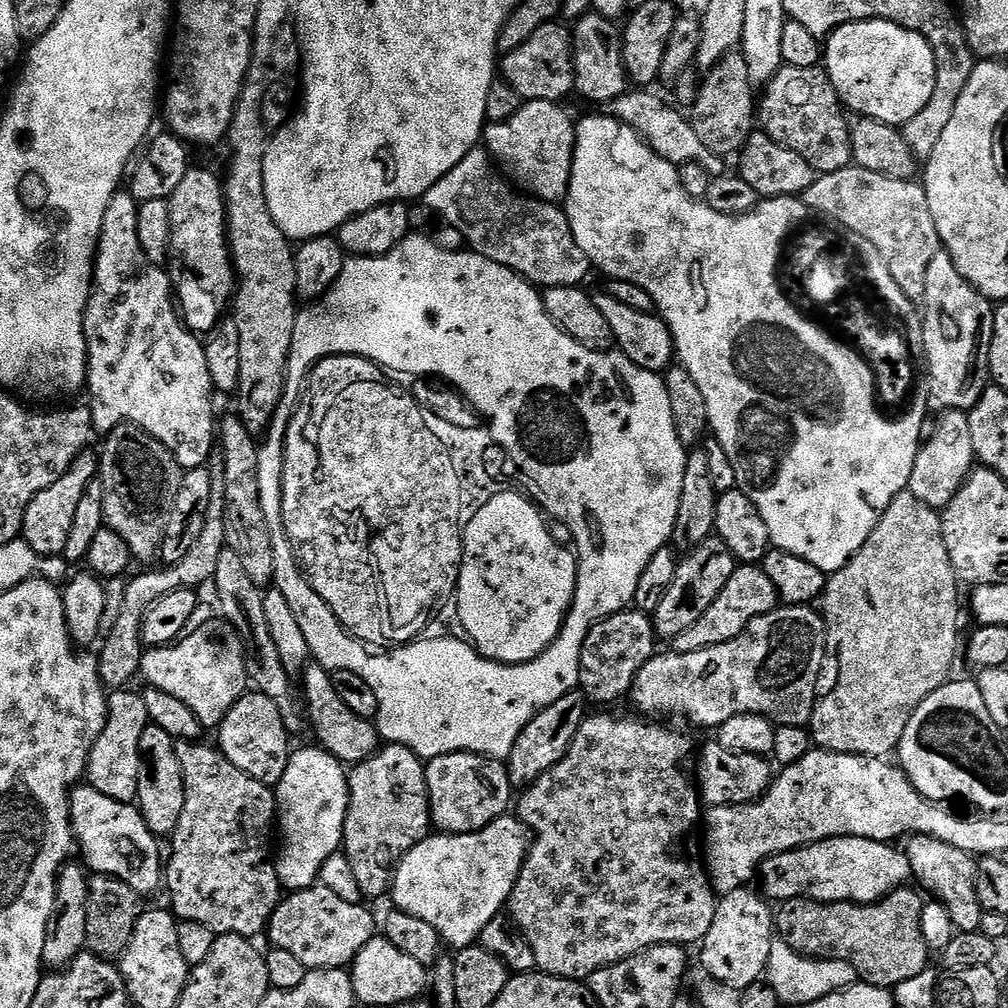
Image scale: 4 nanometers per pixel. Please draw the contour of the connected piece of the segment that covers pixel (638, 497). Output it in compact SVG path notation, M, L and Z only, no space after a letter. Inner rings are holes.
M409 234L401 244L394 246L394 250L390 250L385 256L358 256L345 259L342 270L336 276L336 281L329 286L328 291L319 300L309 303L297 311L292 331L292 345L288 355L288 375L284 377L284 397L280 399L280 404L273 412L271 420L268 421L268 426L264 429L262 439L258 444L258 498L262 502L262 514L266 514L266 526L270 530L270 542L274 546L272 584L282 594L282 598L286 598L290 611L294 614L294 619L297 620L298 626L302 626L302 634L306 638L306 646L311 659L322 665L327 672L350 670L354 674L366 678L366 686L370 686L370 690L374 690L374 698L378 698L378 710L374 717L374 723L381 739L389 744L406 746L414 755L419 756L425 762L455 752L472 752L476 756L487 756L490 760L507 761L510 750L514 750L514 742L518 738L518 734L522 734L522 730L526 730L529 722L542 710L546 710L546 706L550 706L550 702L558 702L558 698L579 689L582 642L586 642L586 634L590 634L590 630L599 620L605 620L606 617L615 612L625 611L635 601L638 578L642 578L642 570L646 570L650 558L654 558L654 554L658 554L658 550L671 541L674 518L678 518L678 502L682 498L682 477L686 475L689 449L685 448L683 442L678 438L678 430L674 430L674 414L670 411L670 398L666 395L663 375L650 370L642 370L642 366L634 366L634 362L630 362L630 358L626 358L624 353L619 350L604 351L608 350L597 350L595 347L580 343L572 336L567 336L550 318L550 314L546 314L543 295L514 270L510 270L498 262L490 262L490 258L480 256L471 250L447 252L437 248L436 243L427 235ZM350 352L369 352L370 360L384 360L392 368L404 367L429 374L442 374L448 380L449 385L459 385L462 394L472 396L473 405L480 404L484 407L485 414L492 416L492 429L495 437L500 442L506 442L511 456L516 456L516 461L531 474L532 480L542 482L546 486L548 504L552 504L552 511L558 513L559 516L564 516L564 521L568 527L568 536L570 540L573 540L571 543L574 545L576 553L576 593L572 599L572 607L568 610L568 616L564 619L564 625L560 628L560 633L538 658L525 664L500 664L497 660L487 660L485 656L481 656L464 638L457 643L453 643L451 638L434 638L433 640L416 638L411 642L404 643L402 643L401 638L390 638L385 641L369 640L365 644L364 641L356 639L340 625L334 610L330 610L330 606L322 600L307 580L283 526L284 442L288 424L296 405L300 402L302 389L305 387L309 372L320 360L324 360L328 356L348 355Z

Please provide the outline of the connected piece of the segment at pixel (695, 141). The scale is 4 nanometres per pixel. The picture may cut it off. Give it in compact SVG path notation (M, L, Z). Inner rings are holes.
M629 90L623 92L617 100L610 105L611 115L615 116L621 124L630 126L640 135L647 147L651 148L655 156L662 157L666 162L675 164L700 164L708 171L709 177L725 175L725 157L706 150L706 145L694 134L689 117L684 116L676 108L671 108L664 100L659 100L652 90Z

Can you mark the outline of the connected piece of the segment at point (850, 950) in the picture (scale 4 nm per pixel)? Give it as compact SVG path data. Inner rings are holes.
M908 886L895 888L888 896L883 896L873 904L820 904L816 900L786 900L775 909L774 932L786 946L790 946L790 950L798 954L818 960L850 962L863 983L895 990L902 982L918 978L918 974L929 971L930 968L930 951L922 934L925 901L920 900L919 891L911 892L910 889Z

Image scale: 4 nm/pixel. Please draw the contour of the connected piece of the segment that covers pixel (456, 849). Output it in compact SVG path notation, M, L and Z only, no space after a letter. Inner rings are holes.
M512 814L500 816L490 826L470 834L429 834L397 864L390 900L399 911L430 922L452 950L471 948L486 930L486 922L505 911L529 847L528 829Z

